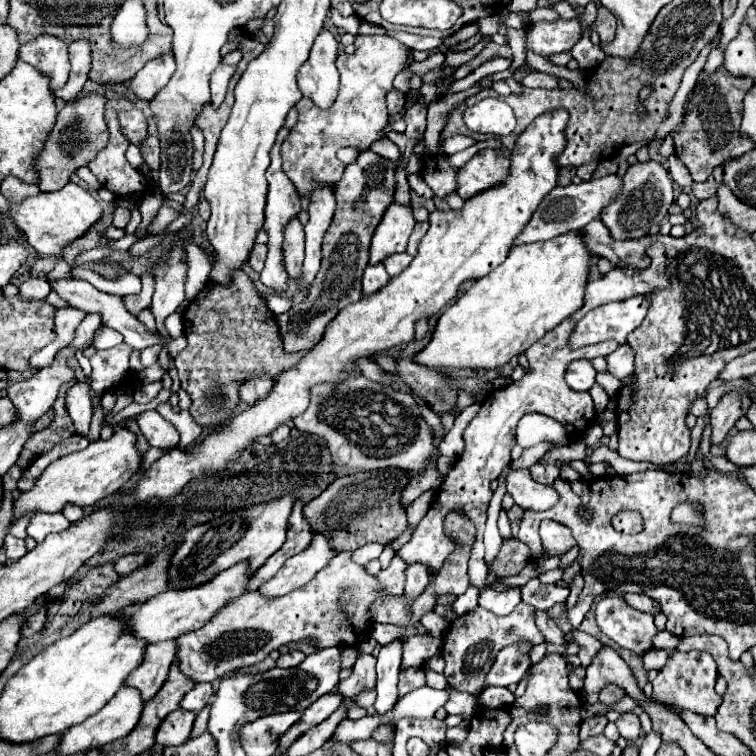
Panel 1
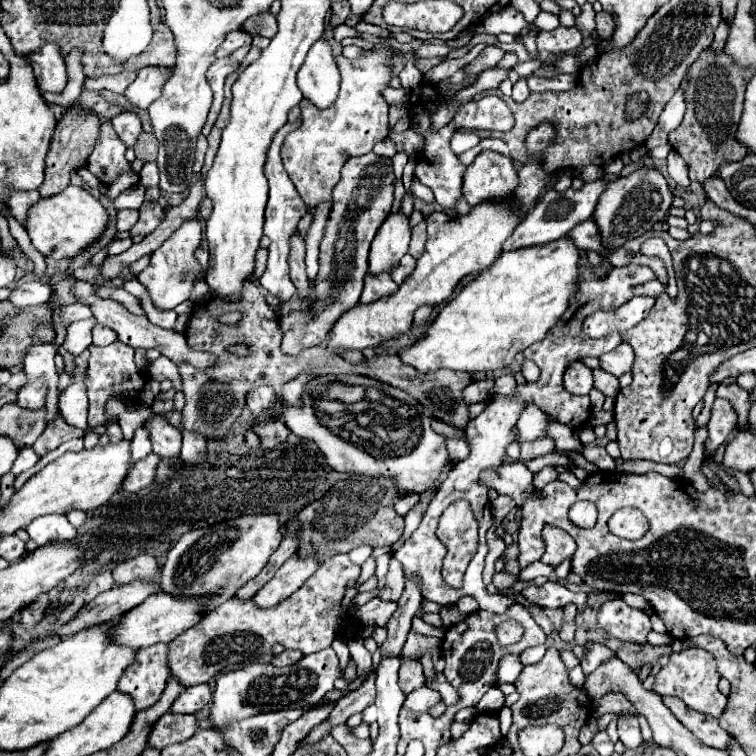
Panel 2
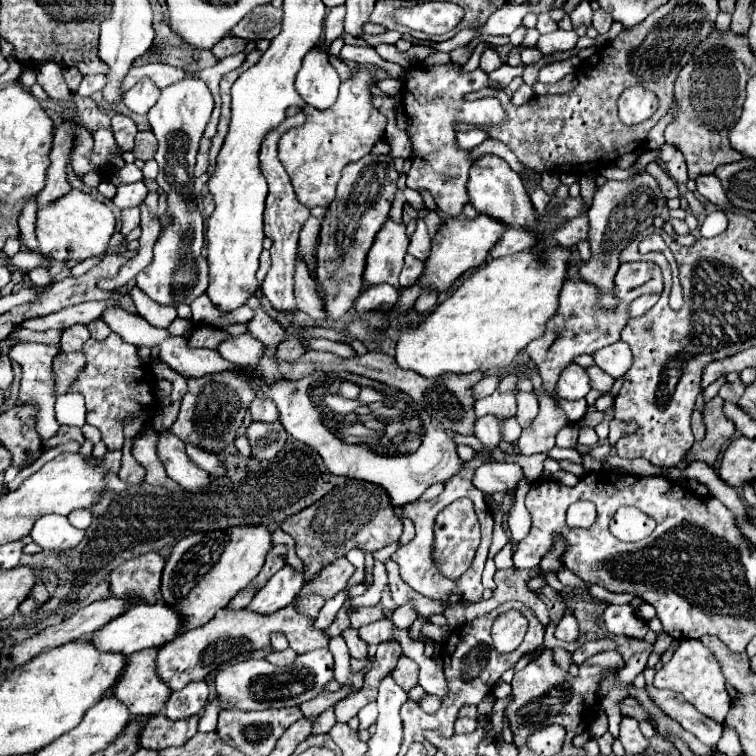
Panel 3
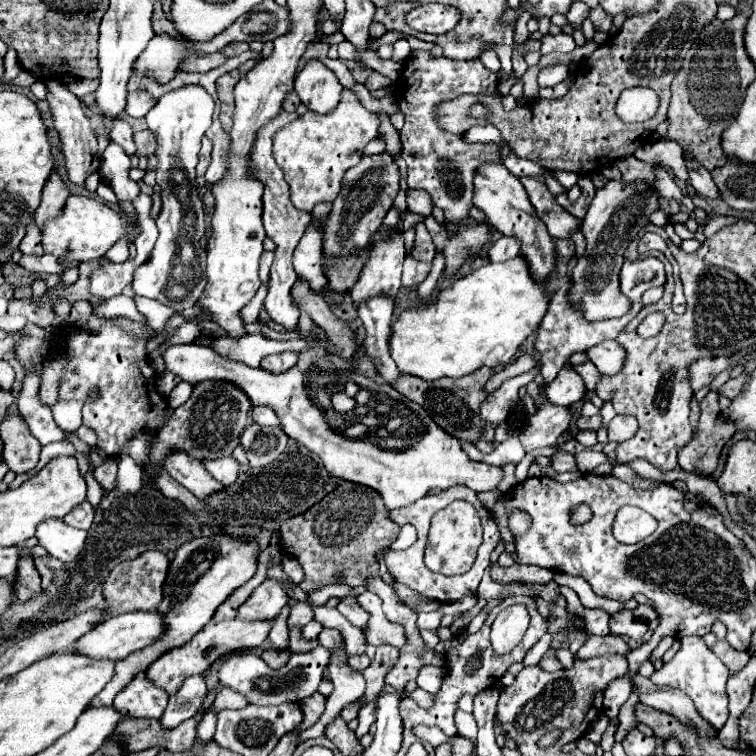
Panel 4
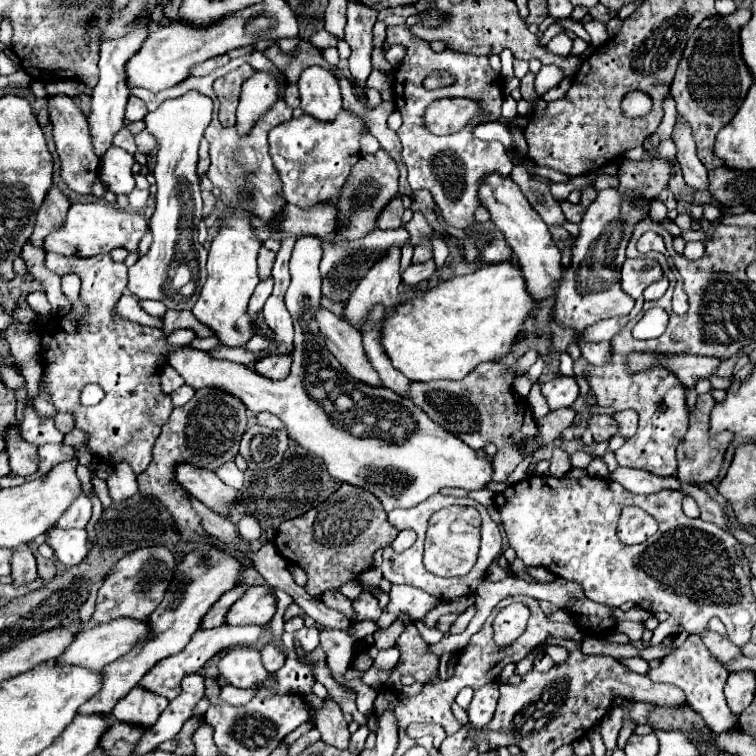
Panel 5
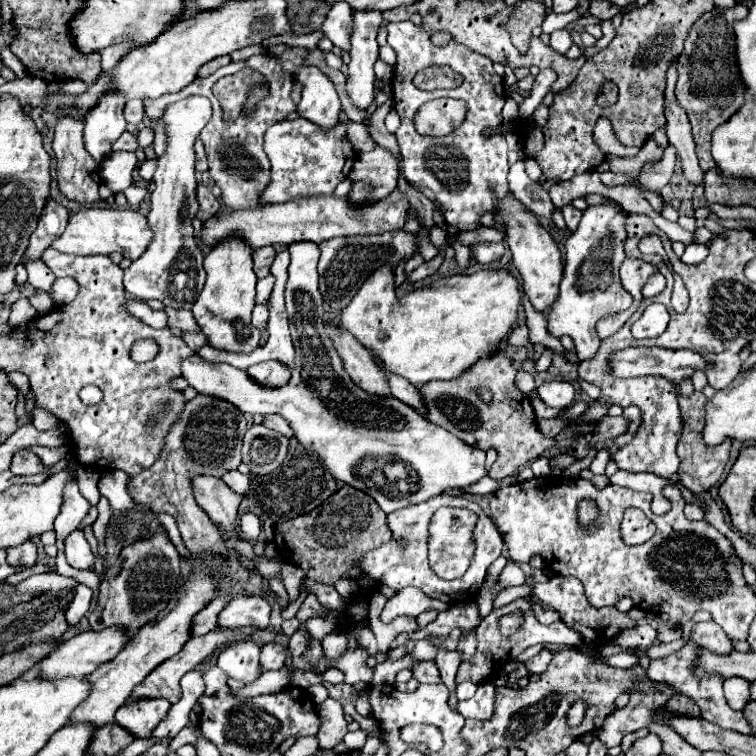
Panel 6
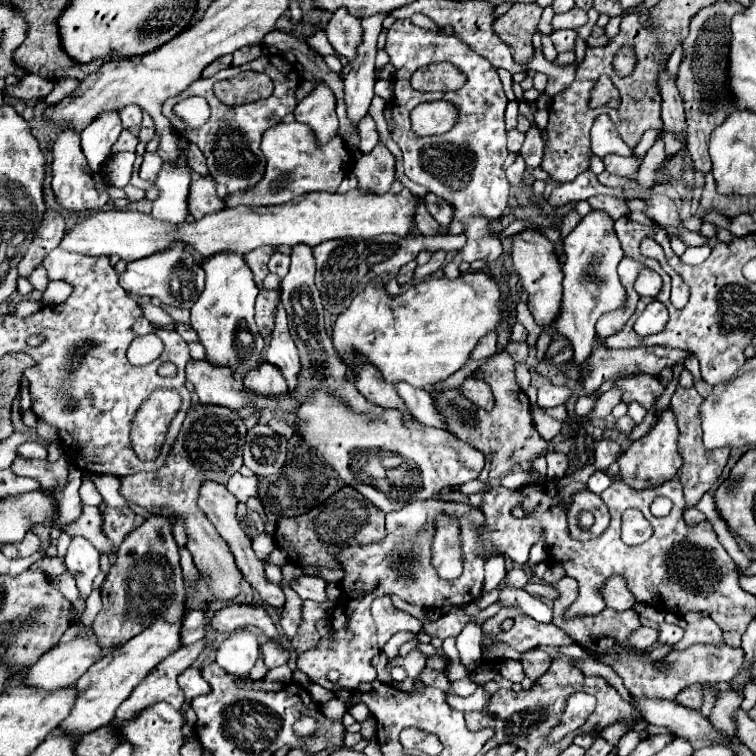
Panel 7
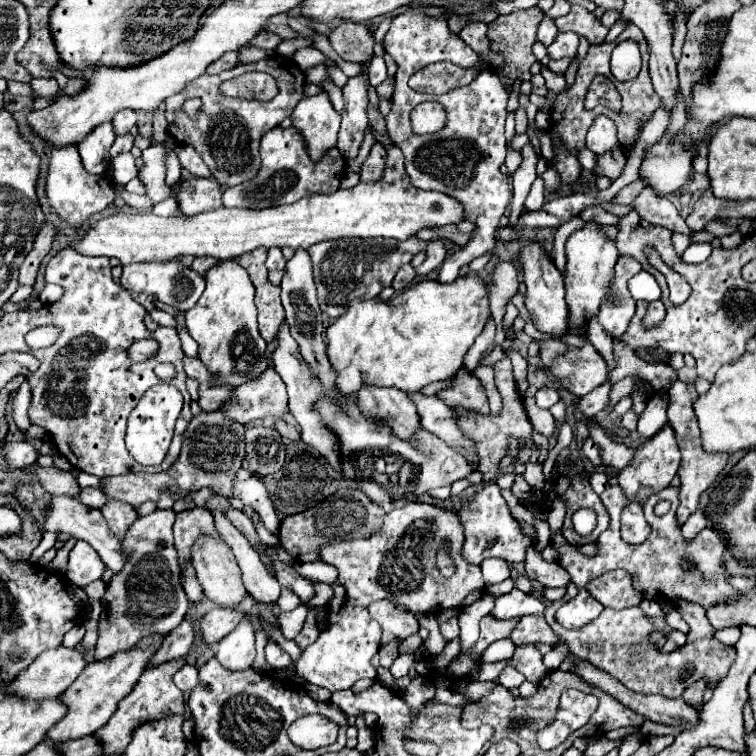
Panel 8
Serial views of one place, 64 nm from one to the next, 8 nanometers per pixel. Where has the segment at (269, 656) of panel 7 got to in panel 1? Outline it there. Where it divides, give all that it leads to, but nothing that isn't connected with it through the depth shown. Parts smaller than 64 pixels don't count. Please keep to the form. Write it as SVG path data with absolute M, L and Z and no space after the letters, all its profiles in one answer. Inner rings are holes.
M290 650L290 652L282 654L276 664L278 664L278 668L292 668L292 666L300 664L302 660L304 660L304 652L302 650Z

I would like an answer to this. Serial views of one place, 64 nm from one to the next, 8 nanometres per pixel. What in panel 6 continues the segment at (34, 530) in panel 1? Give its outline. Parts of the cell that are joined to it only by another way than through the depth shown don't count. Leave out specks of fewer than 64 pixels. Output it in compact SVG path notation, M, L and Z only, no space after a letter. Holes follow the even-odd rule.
M74 530L68 538L66 538L66 560L72 568L80 568L80 570L94 570L94 562L96 562L96 554L92 552L90 544L84 538L84 532Z

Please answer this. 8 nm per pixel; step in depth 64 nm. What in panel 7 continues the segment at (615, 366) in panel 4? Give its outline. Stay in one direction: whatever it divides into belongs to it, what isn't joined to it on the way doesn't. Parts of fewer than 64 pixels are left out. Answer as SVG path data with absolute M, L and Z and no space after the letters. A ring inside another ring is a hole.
M596 210L596 212L590 212L586 218L582 218L582 222L564 240L564 252L566 252L566 264L562 266L564 270L562 310L558 320L552 324L552 328L544 330L542 336L538 338L536 356L539 362L544 357L552 334L566 336L574 346L574 360L584 362L592 346L596 344L596 330L594 330L596 320L604 312L612 312L620 308L626 300L626 292L616 274L618 262L622 260L624 254L622 254L620 242L616 240L614 220L608 214Z

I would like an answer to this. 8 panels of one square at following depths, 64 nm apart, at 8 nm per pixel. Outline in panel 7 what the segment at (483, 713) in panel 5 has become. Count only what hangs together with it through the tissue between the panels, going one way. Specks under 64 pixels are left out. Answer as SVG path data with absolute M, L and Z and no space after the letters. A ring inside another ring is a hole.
M478 688L474 694L470 694L470 696L466 696L466 698L446 692L446 702L448 702L452 708L460 710L460 712L476 712L476 710L484 710L484 706L488 704L488 698L490 698L490 696L486 694L484 688Z

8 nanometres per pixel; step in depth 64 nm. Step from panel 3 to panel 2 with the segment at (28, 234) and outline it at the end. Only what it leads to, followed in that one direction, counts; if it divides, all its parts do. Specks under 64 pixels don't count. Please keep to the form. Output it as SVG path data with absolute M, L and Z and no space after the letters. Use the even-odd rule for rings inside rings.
M10 192L10 210L12 210L12 216L22 224L26 226L26 220L28 220L28 210L40 200L40 194L38 192Z

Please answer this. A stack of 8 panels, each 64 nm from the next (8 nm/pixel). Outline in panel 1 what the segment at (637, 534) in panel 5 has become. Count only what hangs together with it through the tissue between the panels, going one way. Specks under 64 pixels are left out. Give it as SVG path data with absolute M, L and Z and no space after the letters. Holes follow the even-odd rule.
M622 510L612 518L612 526L622 534L638 534L644 528L644 520L638 512Z

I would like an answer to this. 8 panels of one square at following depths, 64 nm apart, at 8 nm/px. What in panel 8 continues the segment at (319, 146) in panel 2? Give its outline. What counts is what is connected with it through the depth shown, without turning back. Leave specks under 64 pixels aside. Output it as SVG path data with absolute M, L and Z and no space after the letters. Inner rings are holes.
M278 126L262 136L260 158L262 158L260 170L252 180L224 190L222 196L224 208L272 208L280 204L292 204L302 196L314 192L332 194L340 188L340 180L346 168L344 156L338 152L338 148L332 148L320 162L308 160L300 134L294 128L278 128Z

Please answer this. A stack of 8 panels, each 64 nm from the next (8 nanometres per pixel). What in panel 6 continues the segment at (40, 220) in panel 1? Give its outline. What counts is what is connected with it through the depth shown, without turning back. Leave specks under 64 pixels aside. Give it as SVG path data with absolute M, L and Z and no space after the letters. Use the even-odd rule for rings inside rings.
M90 206L90 208L84 208L70 216L66 232L58 240L52 242L52 248L60 250L64 254L82 254L82 256L88 256L88 254L106 254L108 256L112 252L120 252L120 254L124 254L124 258L136 260L146 252L152 238L154 238L154 232L142 212Z

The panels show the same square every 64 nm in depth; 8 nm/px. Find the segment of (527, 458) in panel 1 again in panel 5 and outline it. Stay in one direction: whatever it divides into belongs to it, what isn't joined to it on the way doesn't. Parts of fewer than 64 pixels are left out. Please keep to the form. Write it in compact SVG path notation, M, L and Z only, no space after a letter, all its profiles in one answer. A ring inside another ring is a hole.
M562 408L562 410L552 410L548 416L544 418L538 418L536 424L540 428L540 436L538 436L538 442L544 446L544 444L550 444L554 442L560 432L572 424L576 412L572 408Z

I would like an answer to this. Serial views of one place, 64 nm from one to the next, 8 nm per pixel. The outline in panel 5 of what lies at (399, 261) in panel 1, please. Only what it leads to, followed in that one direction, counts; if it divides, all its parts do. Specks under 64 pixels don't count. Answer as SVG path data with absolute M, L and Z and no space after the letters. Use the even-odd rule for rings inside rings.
M428 260L424 264L410 264L402 274L402 282L406 286L416 286L416 284L428 280L434 272L436 272L436 262L434 260Z

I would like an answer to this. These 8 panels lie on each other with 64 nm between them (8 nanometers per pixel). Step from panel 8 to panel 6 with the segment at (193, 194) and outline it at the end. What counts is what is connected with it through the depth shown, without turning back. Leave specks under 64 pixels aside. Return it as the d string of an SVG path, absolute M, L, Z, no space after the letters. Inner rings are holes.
M198 184L196 188L196 198L198 198L198 212L196 212L196 218L198 220L208 220L208 216L214 216L222 204L218 202L218 198L212 194L212 188L206 186L206 184Z

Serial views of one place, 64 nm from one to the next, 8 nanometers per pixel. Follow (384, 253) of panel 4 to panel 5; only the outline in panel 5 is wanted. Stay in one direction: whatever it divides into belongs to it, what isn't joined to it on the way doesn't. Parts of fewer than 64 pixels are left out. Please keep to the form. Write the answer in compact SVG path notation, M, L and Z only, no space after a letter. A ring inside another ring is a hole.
M399 248L387 250L376 262L376 268L370 268L368 276L360 280L348 306L344 306L344 318L358 332L364 332L366 316L376 304L386 308L386 318L380 328L382 348L394 368L412 382L430 382L438 378L460 380L476 368L476 364L500 360L510 352L514 338L536 308L516 264L490 264L466 276L448 278L432 290L426 290L426 294L397 303L401 255Z

